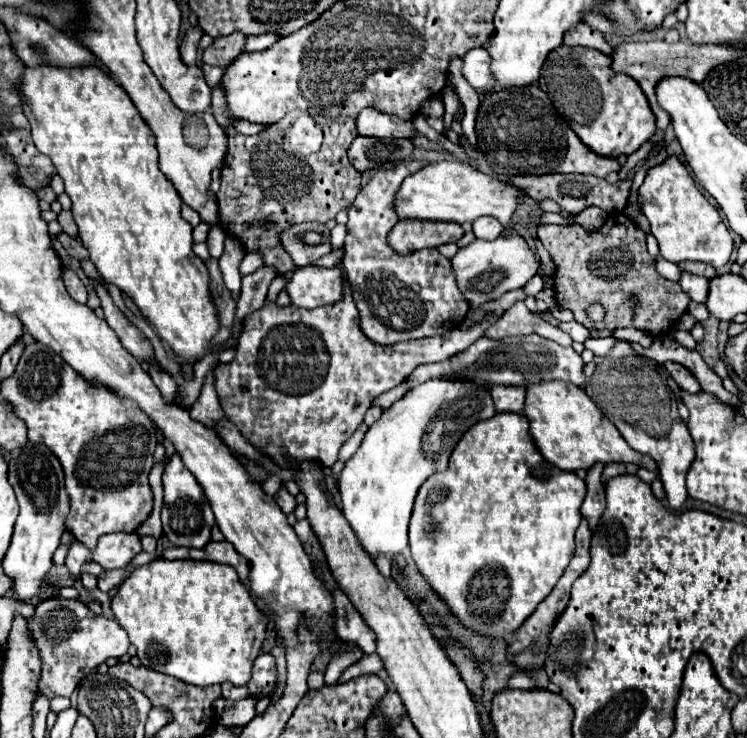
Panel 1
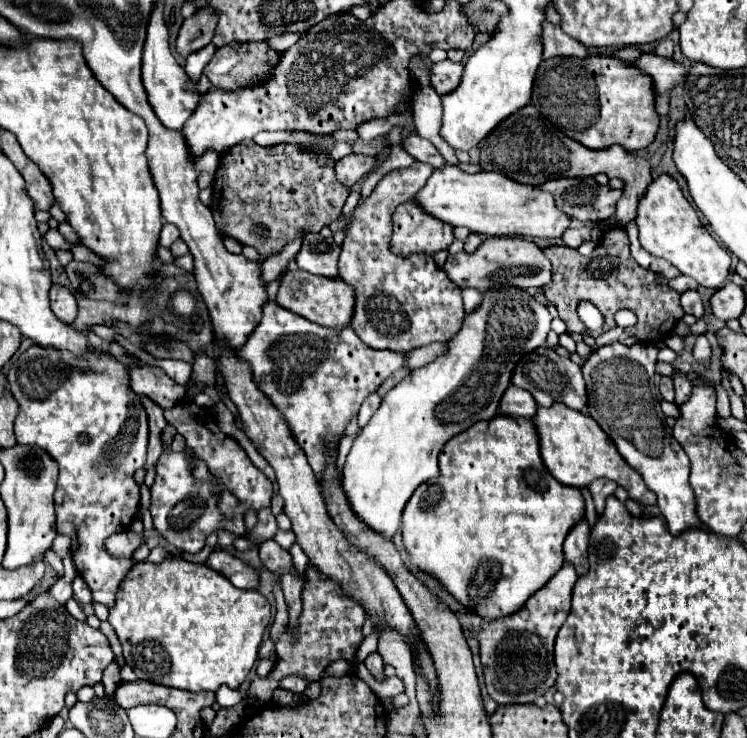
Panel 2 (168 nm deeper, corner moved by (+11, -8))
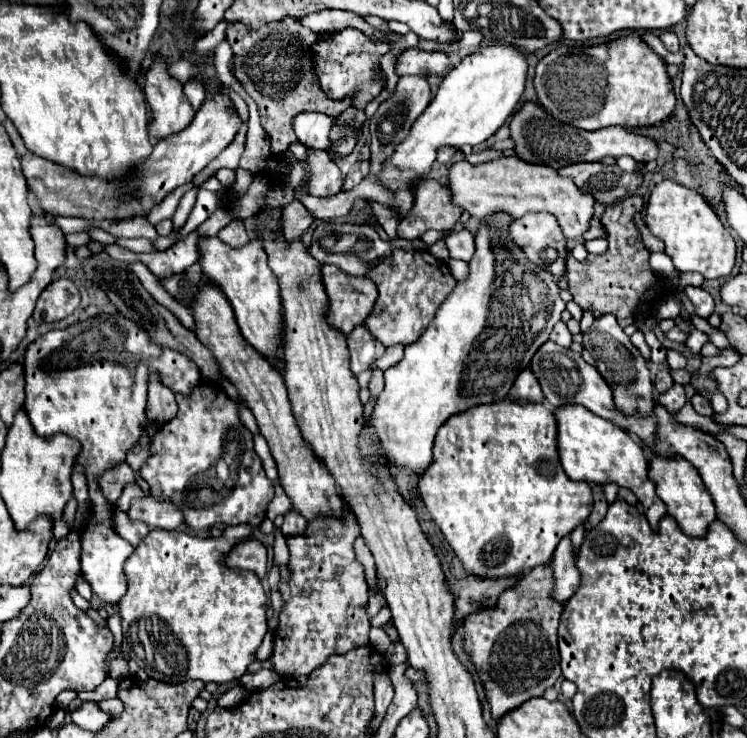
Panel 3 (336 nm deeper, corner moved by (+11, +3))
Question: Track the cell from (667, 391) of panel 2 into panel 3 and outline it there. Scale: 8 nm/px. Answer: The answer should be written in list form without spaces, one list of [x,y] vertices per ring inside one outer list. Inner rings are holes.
[[[660,369],[658,375],[656,375],[656,379],[654,379],[656,391],[658,391],[658,393],[664,393],[664,391],[668,391],[672,385],[674,385],[674,381],[672,381],[672,377],[670,377],[670,371],[668,371],[668,369]]]

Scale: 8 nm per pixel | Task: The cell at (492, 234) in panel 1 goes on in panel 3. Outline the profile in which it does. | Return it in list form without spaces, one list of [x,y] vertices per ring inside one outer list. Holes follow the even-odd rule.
[[[468,229],[462,231],[454,231],[446,237],[446,245],[450,251],[452,259],[464,259],[470,261],[474,251],[476,251],[476,243],[474,243],[474,235]]]

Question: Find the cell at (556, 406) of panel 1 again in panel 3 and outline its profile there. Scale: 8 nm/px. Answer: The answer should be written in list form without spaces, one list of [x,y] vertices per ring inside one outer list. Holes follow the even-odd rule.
[[[560,405],[554,411],[558,423],[558,455],[564,473],[572,481],[586,481],[586,483],[600,483],[606,485],[610,481],[618,483],[620,487],[628,487],[638,501],[644,505],[646,519],[656,529],[656,523],[662,515],[666,515],[666,505],[658,495],[654,495],[654,483],[644,473],[644,451],[638,443],[630,439],[630,435],[602,417],[596,417],[592,411],[580,405]]]

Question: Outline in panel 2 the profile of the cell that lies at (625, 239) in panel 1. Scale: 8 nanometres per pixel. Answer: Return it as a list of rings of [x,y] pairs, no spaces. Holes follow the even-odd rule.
[[[610,228],[602,238],[602,244],[590,256],[580,256],[578,250],[572,250],[568,246],[550,246],[544,252],[552,262],[552,284],[544,288],[546,300],[550,300],[558,308],[560,318],[568,326],[568,332],[584,332],[584,324],[576,314],[576,308],[582,300],[592,302],[602,312],[602,332],[616,326],[614,314],[620,308],[632,310],[638,316],[638,324],[628,326],[626,332],[644,342],[658,342],[660,338],[668,338],[676,322],[684,316],[680,294],[668,284],[664,284],[662,290],[656,274],[638,266],[638,262],[630,256],[630,240],[624,228]]]

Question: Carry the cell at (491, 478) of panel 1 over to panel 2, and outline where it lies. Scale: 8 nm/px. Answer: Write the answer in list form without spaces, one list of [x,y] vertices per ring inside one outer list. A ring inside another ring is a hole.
[[[494,416],[492,420],[482,420],[472,424],[472,428],[464,430],[460,436],[452,436],[440,450],[440,476],[436,480],[428,480],[416,488],[412,494],[412,500],[408,500],[404,514],[402,514],[402,536],[404,536],[404,546],[412,558],[412,562],[418,564],[418,568],[430,572],[436,576],[444,588],[456,596],[470,612],[476,612],[480,618],[500,618],[500,616],[510,616],[514,614],[528,596],[532,596],[536,590],[540,590],[564,564],[564,554],[562,554],[562,544],[570,528],[584,518],[584,498],[578,488],[568,488],[560,482],[554,480],[554,476],[544,468],[544,462],[540,460],[540,438],[536,436],[536,428],[532,420],[526,418],[512,418],[512,416]]]

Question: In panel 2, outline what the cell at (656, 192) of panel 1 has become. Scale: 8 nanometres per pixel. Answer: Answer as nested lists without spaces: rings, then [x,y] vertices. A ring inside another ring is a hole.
[[[668,174],[658,176],[640,198],[636,224],[640,228],[640,244],[650,254],[672,262],[684,276],[692,276],[700,286],[720,288],[730,272],[730,254],[712,238],[700,222],[694,206],[686,200],[676,180]]]

